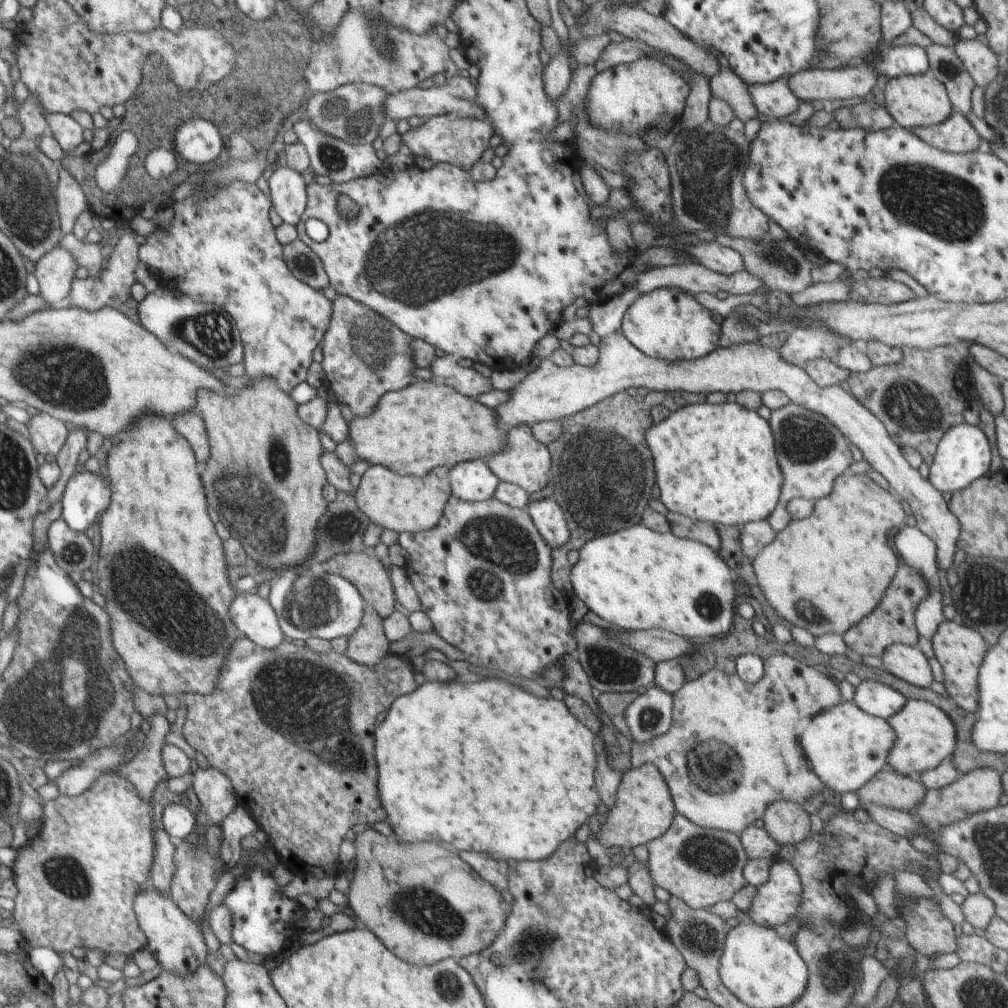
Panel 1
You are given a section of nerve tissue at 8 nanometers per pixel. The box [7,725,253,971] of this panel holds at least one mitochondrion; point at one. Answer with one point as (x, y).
(64, 874)

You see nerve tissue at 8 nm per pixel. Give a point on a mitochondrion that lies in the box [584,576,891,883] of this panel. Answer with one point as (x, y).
(704, 852)

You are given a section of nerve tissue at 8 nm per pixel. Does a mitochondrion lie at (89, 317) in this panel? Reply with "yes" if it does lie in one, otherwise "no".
no

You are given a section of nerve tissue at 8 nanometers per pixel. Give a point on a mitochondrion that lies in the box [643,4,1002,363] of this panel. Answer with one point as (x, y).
(950, 210)

